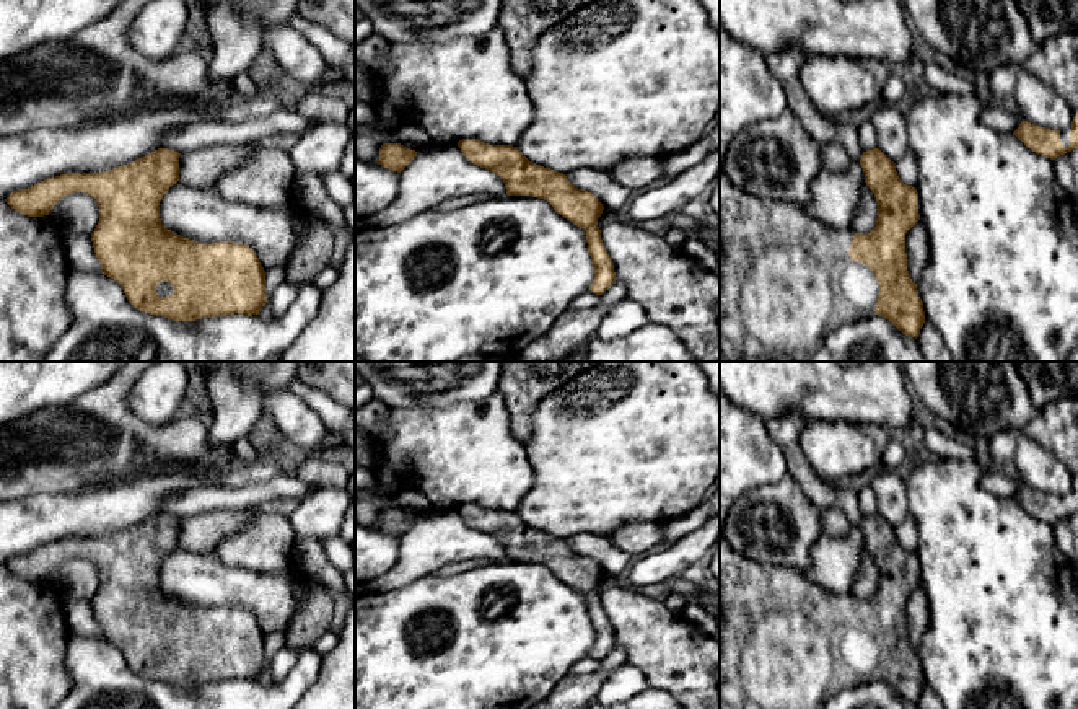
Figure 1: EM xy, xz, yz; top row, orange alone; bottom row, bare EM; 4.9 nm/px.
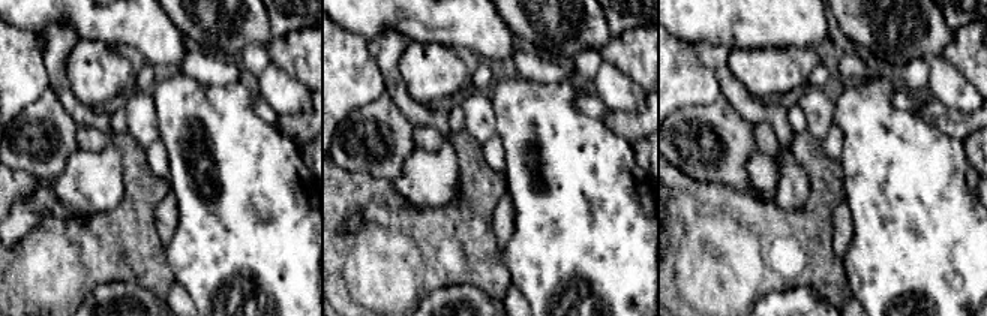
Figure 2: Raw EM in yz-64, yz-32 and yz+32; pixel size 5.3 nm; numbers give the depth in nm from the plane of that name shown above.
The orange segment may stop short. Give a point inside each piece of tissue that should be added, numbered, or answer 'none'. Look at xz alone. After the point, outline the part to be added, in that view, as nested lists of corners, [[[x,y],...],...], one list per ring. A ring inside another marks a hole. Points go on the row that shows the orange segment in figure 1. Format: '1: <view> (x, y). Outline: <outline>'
none

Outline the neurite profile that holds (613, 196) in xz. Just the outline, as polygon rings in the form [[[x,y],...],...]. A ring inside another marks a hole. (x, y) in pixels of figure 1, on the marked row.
[[[575,168],[565,173],[578,189],[594,194],[604,209],[620,210],[630,200],[630,189],[617,183],[607,171],[596,168]]]

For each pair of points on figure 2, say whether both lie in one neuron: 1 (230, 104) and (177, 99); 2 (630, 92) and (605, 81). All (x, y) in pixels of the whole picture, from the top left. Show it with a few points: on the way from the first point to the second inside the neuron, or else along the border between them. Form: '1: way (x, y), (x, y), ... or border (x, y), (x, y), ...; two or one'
1: way (216, 113), (191, 111); one
2: way (624, 92), (618, 92), (611, 84); one

